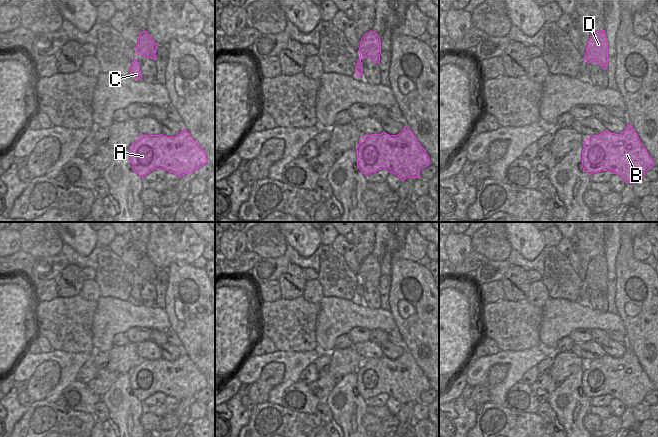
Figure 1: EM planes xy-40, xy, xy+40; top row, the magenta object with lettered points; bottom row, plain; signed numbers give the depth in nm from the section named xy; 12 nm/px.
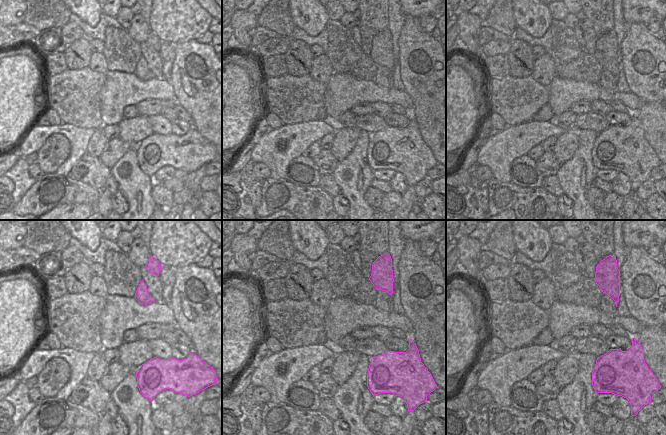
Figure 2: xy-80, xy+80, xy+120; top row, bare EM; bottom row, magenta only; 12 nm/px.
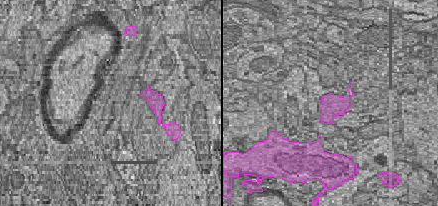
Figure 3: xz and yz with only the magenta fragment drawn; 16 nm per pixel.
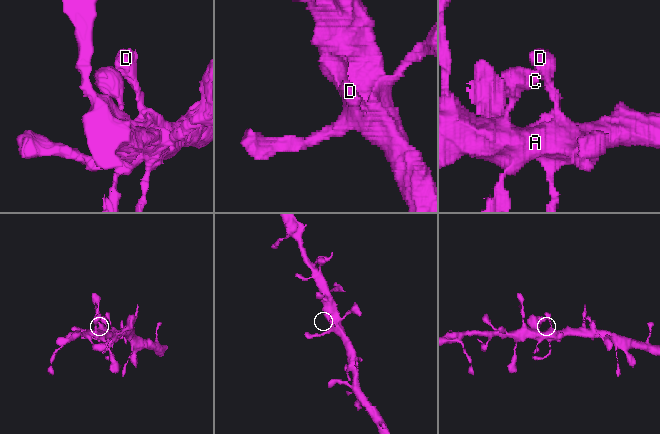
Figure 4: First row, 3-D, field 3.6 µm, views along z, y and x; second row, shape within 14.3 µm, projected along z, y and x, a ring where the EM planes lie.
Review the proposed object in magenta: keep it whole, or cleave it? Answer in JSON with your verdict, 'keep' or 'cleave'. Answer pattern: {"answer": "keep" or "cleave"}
{"answer": "keep"}

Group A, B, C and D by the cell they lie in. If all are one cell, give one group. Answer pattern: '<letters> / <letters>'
A B C D

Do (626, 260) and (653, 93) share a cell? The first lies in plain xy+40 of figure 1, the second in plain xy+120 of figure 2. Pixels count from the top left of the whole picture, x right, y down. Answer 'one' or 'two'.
one

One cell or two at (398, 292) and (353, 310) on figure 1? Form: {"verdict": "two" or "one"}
{"verdict": "two"}

